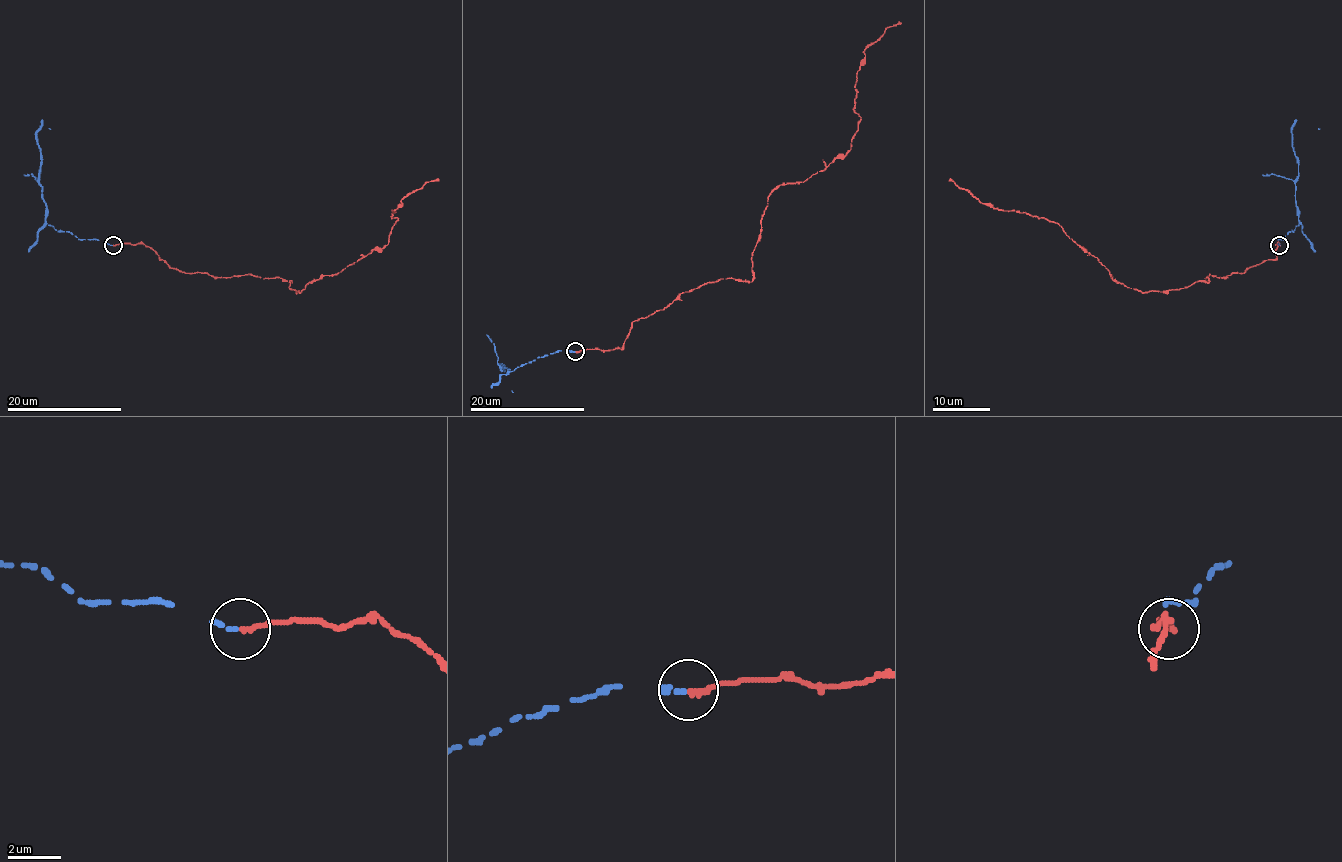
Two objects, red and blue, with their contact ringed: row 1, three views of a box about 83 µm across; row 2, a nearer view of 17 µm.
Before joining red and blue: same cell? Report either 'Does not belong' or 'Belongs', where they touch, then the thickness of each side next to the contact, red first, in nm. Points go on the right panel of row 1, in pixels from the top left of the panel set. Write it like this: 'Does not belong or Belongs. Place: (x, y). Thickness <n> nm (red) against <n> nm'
Belongs. Place: (1279, 245). Thickness 240 nm (red) against 200 nm

